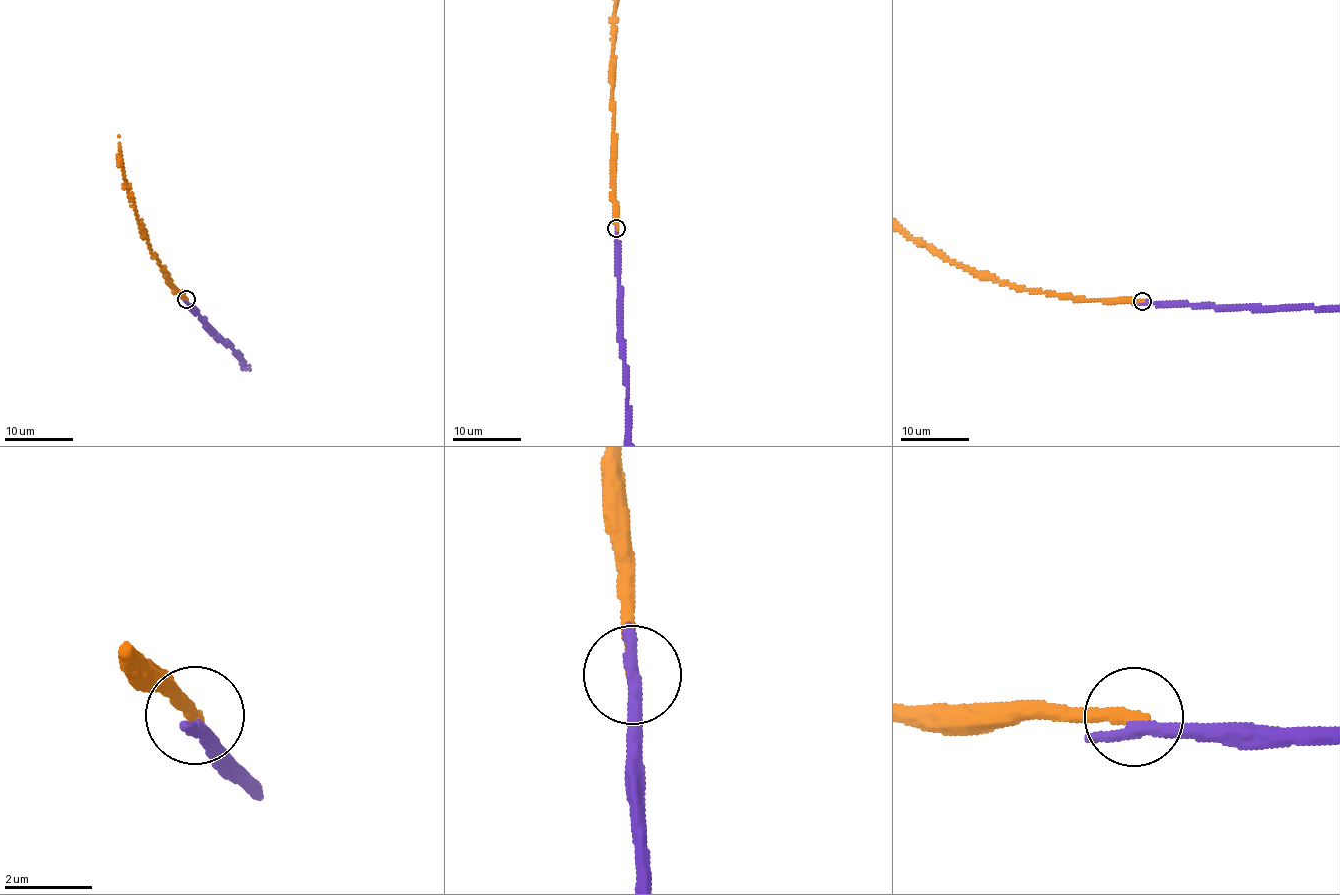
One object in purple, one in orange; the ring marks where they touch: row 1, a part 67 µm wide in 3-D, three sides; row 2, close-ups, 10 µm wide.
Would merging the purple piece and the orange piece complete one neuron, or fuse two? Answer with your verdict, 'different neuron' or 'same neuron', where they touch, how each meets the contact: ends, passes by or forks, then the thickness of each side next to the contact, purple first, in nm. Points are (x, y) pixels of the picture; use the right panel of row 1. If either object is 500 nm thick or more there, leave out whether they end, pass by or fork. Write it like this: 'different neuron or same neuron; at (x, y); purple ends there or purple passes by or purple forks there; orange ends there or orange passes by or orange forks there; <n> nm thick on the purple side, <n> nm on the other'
different neuron; at (1142, 301); purple ends there; orange ends there; 360 nm thick on the purple side, 300 nm on the other

